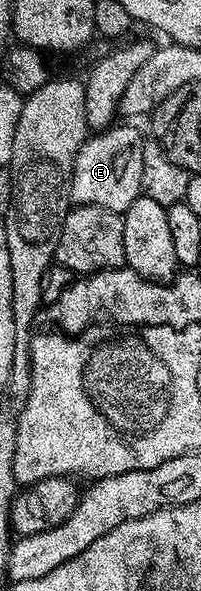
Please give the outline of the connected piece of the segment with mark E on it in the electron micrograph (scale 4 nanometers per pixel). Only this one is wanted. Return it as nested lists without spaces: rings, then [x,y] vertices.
[[[111,126],[91,134],[82,144],[70,178],[70,197],[83,207],[106,207],[109,211],[125,213],[143,194],[142,178],[146,175],[142,135],[134,127]]]

